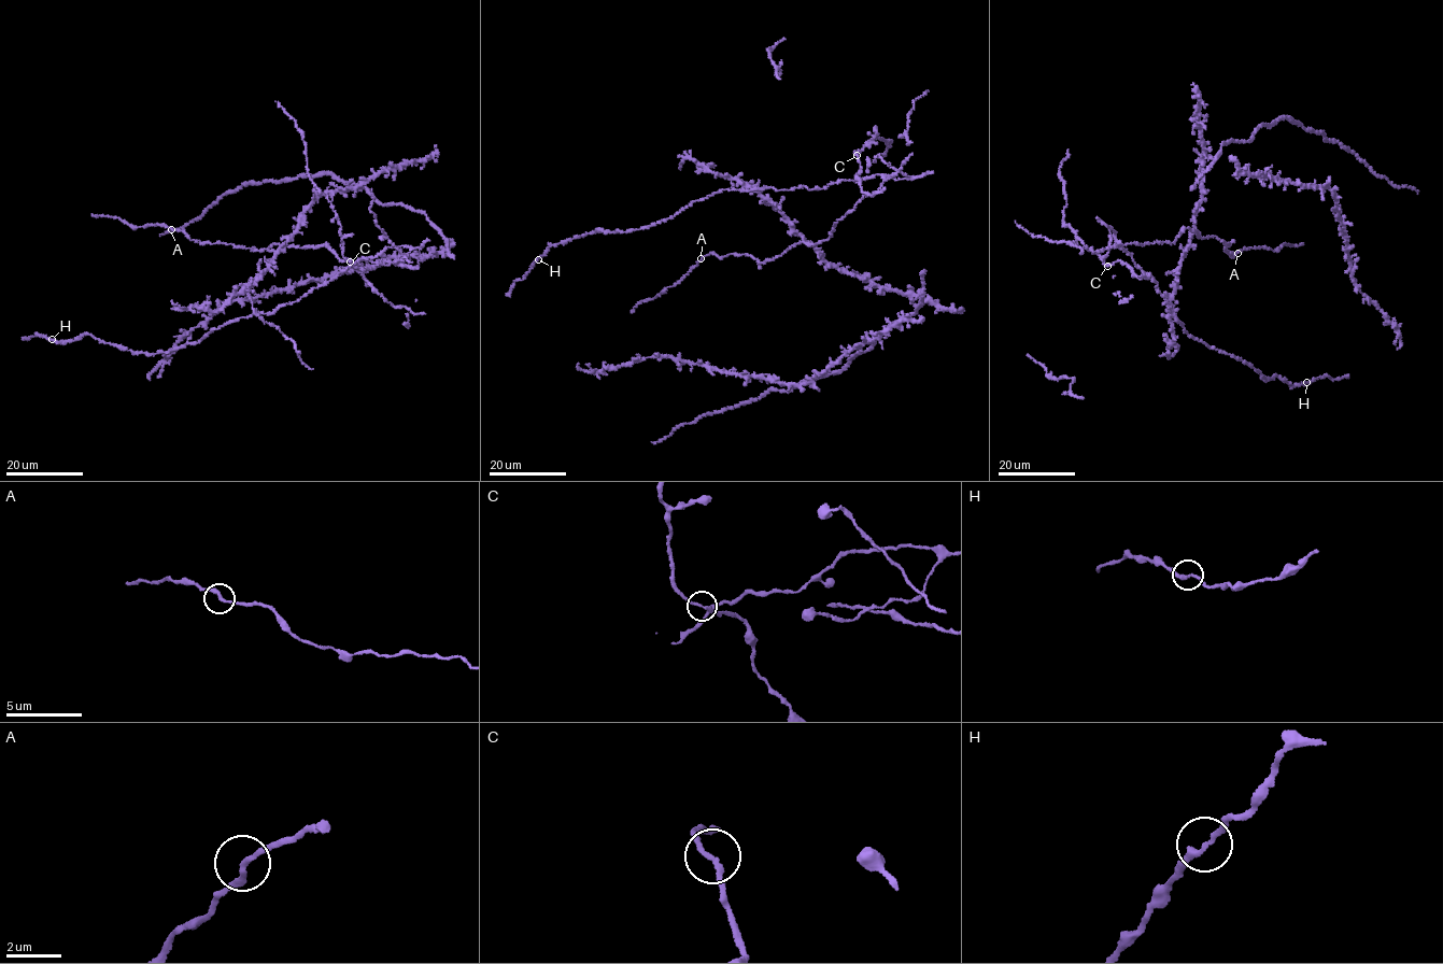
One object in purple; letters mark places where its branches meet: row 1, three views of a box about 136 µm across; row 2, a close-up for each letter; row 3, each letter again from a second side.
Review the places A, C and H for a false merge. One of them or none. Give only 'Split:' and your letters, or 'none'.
Split: none

